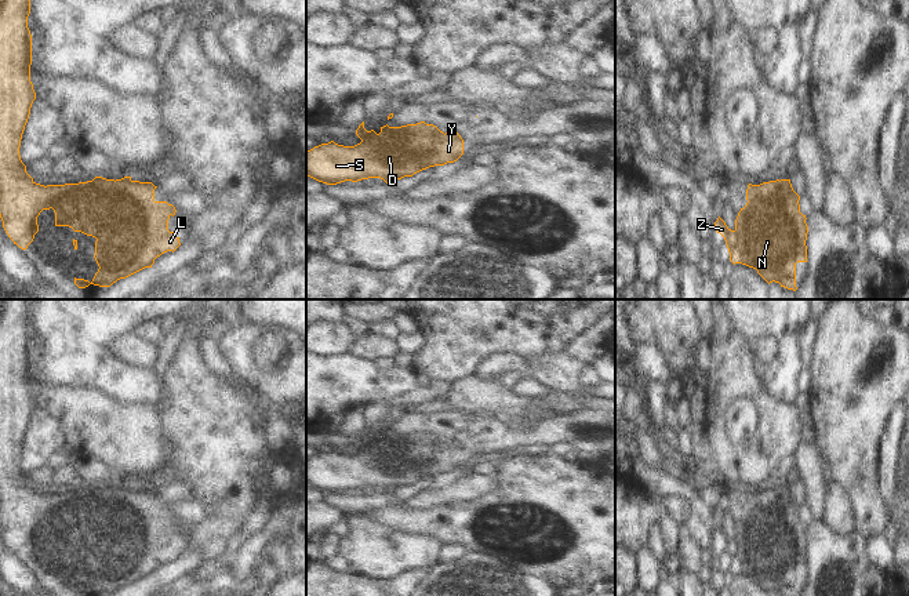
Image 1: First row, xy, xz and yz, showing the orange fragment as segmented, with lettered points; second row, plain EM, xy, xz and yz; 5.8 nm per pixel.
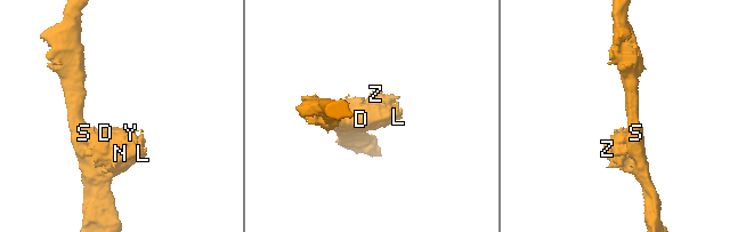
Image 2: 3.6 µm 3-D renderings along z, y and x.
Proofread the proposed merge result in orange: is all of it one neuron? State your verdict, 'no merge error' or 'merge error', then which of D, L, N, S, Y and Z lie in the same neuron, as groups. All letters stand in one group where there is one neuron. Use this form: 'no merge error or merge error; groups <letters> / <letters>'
no merge error; groups D L N S Y Z

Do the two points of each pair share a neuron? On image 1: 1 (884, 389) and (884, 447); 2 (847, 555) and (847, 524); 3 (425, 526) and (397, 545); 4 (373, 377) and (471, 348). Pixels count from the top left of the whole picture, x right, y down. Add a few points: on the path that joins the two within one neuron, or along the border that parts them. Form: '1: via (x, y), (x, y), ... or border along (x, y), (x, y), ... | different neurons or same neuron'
1: border along (894, 406), (879, 442), (877, 461) | different neurons
2: border along (821, 520), (837, 534), (855, 531) | different neurons
3: border along (382, 523), (406, 533), (429, 533), (443, 544) | different neurons
4: border along (411, 367), (417, 374) | different neurons

